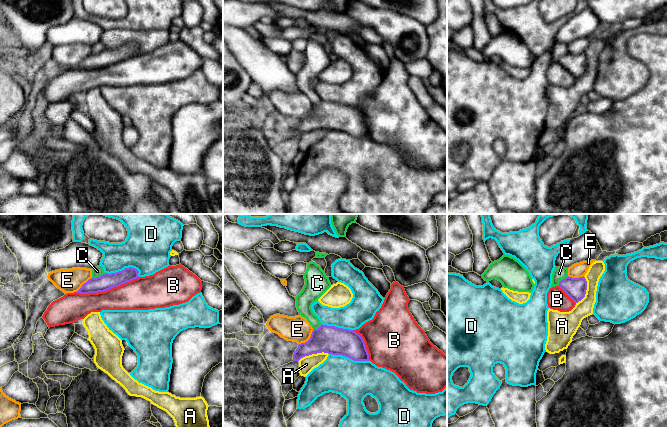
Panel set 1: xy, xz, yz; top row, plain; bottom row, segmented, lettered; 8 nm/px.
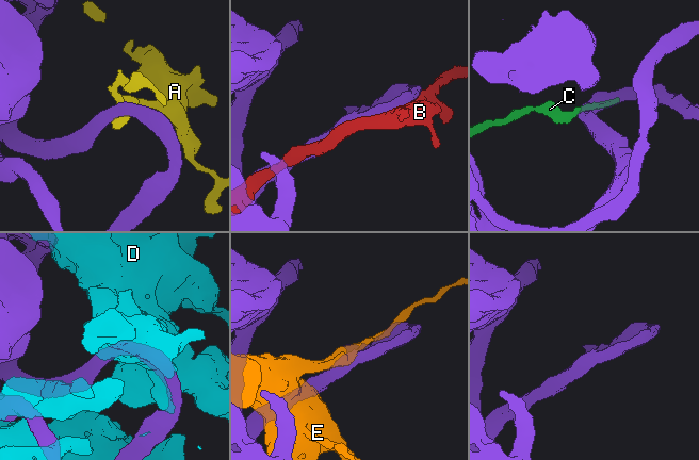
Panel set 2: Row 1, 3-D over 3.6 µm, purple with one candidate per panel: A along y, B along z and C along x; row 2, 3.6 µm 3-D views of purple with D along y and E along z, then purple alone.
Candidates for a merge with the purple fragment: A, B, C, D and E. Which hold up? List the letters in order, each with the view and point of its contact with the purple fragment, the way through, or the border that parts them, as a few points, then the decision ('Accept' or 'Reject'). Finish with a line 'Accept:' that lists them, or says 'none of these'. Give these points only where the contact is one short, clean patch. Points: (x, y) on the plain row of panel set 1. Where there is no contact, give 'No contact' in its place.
A: Touches purple at xz (313, 129). Boundary: xz (328, 129), (313, 129), (305, 131), (298, 136). Reject
B: Touches purple at xy (107, 65). Accept
C: Touches purple at xy (98, 53). Reject
D: Touches purple at xz (349, 133). Reject
E: Touches purple at xz (309, 115). Reject
Accept: B

